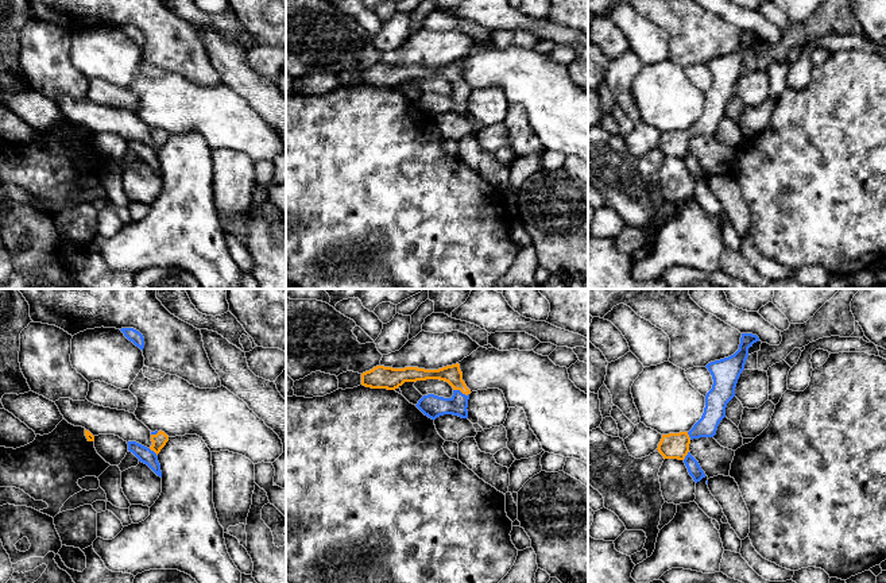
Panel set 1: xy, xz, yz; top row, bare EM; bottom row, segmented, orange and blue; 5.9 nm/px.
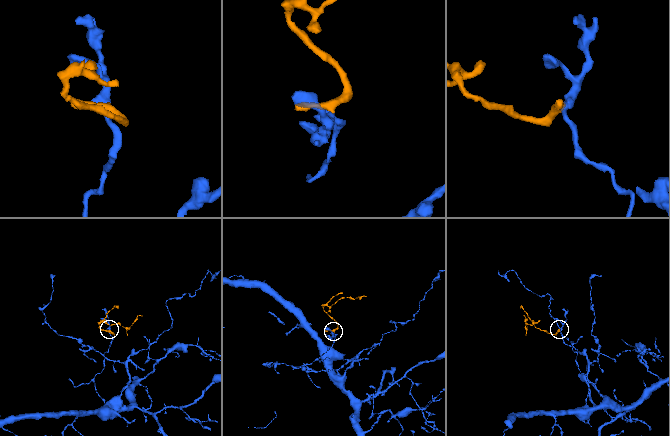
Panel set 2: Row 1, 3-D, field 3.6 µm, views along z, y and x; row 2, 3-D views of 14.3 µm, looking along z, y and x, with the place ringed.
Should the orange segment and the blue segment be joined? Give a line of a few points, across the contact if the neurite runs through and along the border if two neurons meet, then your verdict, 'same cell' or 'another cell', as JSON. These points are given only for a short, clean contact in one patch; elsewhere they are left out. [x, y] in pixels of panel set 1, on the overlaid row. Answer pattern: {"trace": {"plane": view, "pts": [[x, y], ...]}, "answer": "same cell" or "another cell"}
{"trace": {"plane": "xz", "pts": [[452, 374], [461, 392], [449, 405], [433, 406]]}, "answer": "same cell"}

